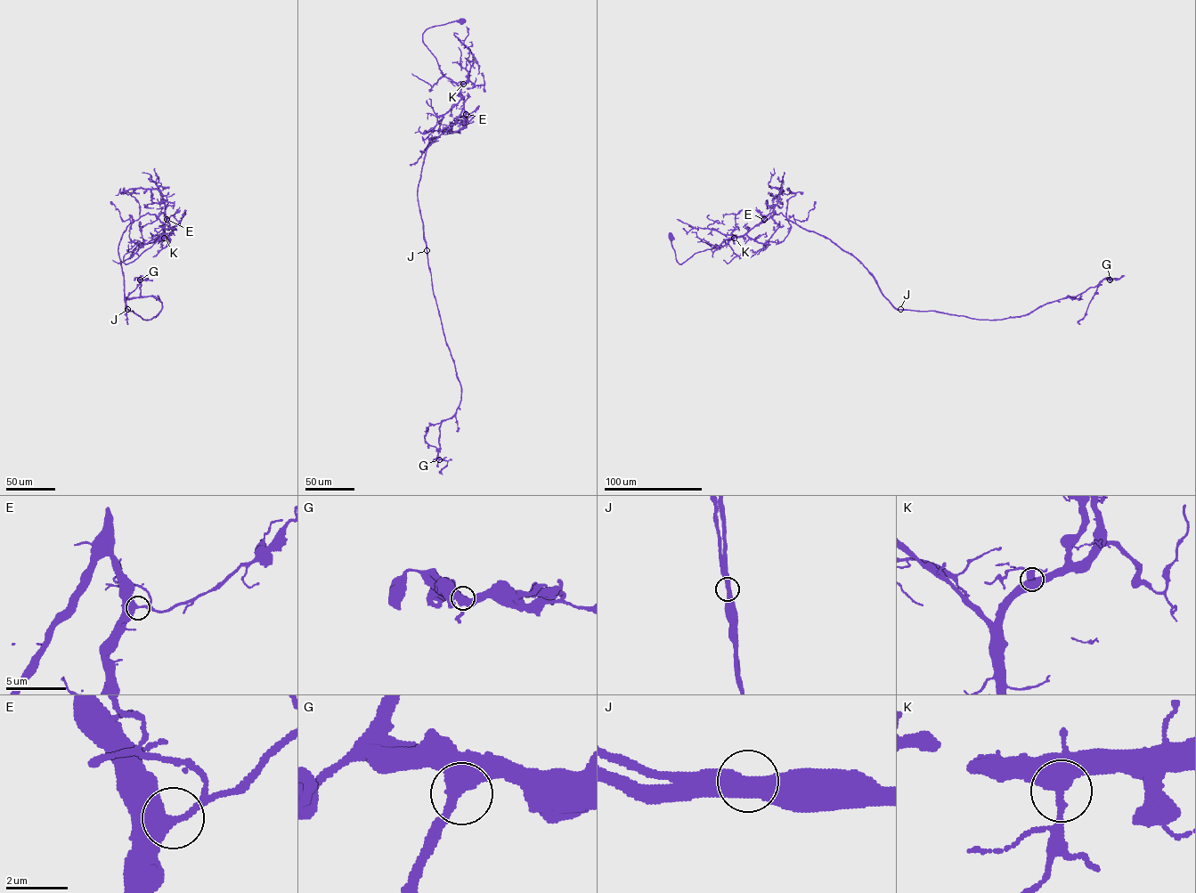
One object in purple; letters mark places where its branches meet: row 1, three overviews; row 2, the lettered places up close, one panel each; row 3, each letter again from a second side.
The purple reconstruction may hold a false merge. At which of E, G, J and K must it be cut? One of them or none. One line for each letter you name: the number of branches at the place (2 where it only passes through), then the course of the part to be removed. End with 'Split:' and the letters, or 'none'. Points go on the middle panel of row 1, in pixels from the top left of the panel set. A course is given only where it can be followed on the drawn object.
J: 2 | (427, 250), (422, 221)
Split: J

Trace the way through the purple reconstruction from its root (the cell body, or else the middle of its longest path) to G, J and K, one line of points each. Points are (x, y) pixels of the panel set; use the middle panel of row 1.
G: (461, 20), (422, 35), (463, 100), (427, 150), (417, 193), (461, 388), (439, 427), (439, 459)
J: (461, 20), (422, 35), (463, 100), (455, 123), (425, 153), (417, 198), (427, 250)
K: (461, 20), (428, 28), (423, 34), (422, 42), (435, 59), (443, 74), (460, 87), (463, 84)

